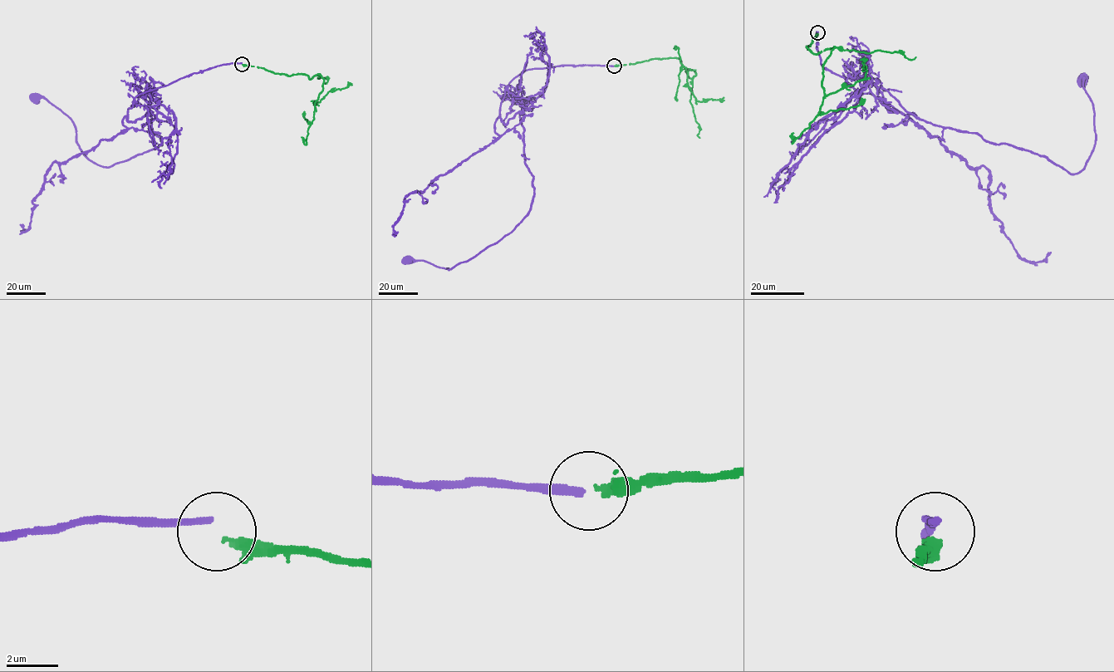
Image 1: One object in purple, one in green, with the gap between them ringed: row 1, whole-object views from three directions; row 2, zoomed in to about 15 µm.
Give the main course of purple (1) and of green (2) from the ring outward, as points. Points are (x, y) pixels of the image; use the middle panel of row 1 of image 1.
1: (614, 66), (516, 76), (507, 89), (530, 100), (519, 116), (529, 213), (452, 269), (409, 260)
2: (615, 66), (678, 58), (689, 77), (695, 75), (694, 70), (687, 69), (687, 84), (697, 101), (723, 97)

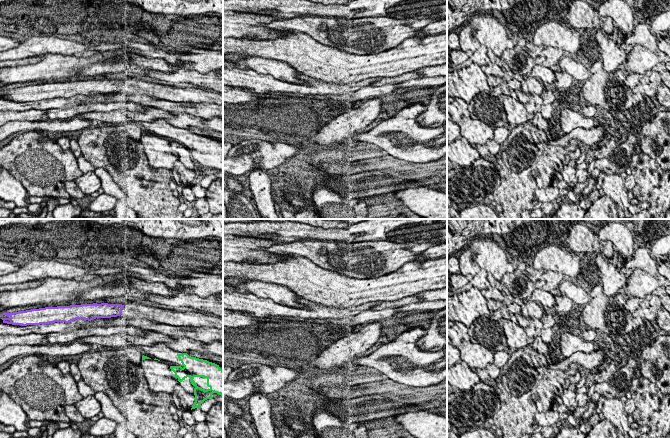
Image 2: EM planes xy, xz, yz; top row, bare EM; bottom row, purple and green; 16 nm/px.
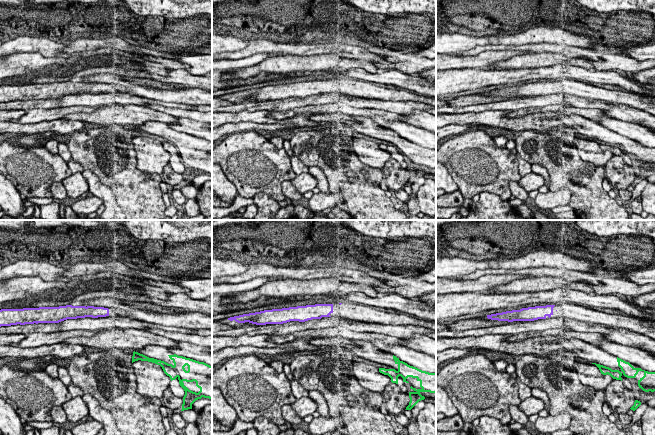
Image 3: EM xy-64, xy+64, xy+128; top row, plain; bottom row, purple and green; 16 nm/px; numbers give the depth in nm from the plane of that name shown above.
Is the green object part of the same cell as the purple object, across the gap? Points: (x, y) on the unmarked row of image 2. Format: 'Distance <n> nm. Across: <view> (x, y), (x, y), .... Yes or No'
Distance 750 nm. Across: xy (119, 91), (143, 131). No

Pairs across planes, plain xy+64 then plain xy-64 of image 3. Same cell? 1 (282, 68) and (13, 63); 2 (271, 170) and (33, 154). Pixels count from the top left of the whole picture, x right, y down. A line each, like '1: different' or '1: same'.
1: same
2: same

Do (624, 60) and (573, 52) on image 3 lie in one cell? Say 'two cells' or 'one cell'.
one cell

